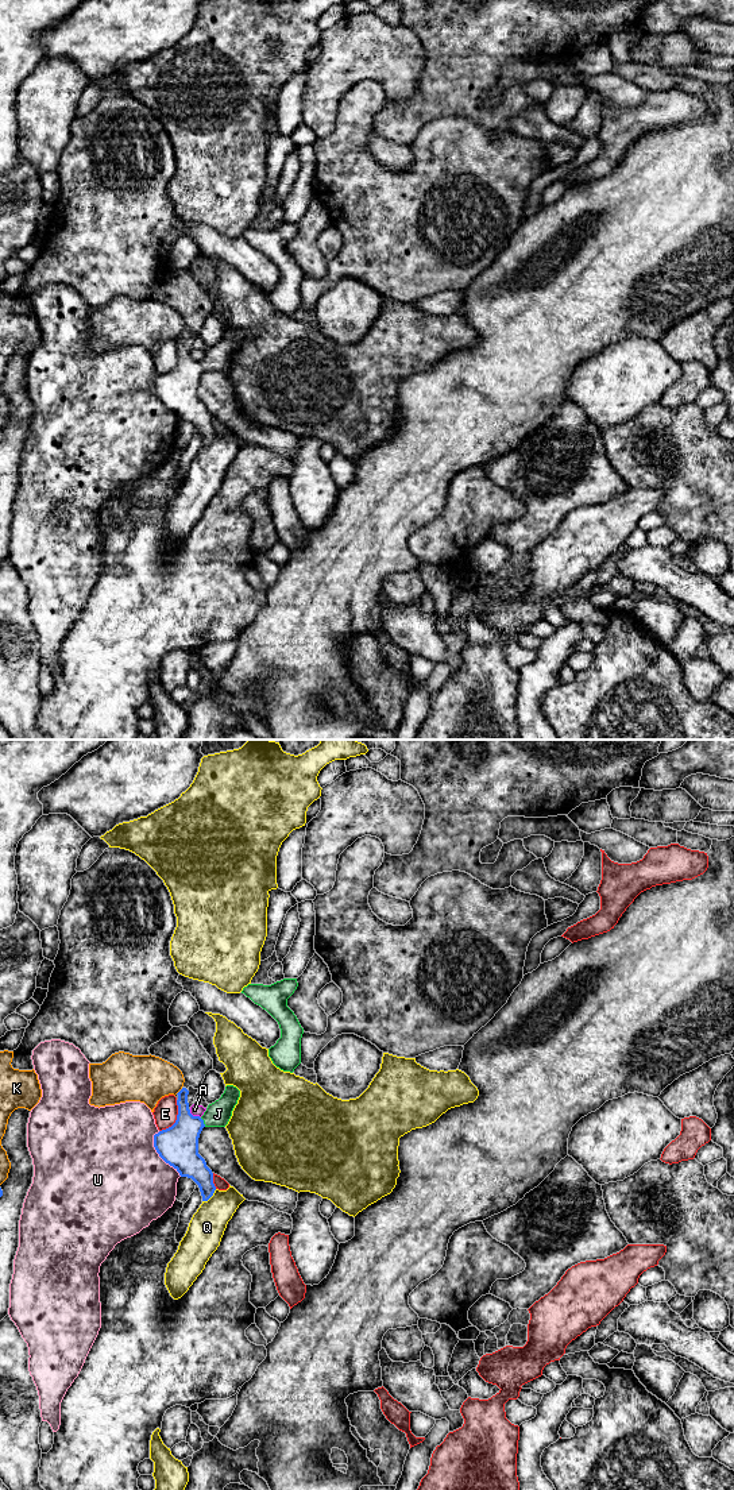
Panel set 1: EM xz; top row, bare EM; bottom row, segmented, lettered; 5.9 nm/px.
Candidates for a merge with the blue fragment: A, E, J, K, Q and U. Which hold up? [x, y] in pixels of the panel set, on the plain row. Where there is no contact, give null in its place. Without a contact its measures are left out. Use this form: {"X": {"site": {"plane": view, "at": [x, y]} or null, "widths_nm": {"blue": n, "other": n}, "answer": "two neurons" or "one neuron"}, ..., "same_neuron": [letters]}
{"A": {"site": {"plane": "xz", "at": [194, 361]}, "widths_nm": {"blue": 240, "other": 60}, "answer": "two neurons"}, "E": {"site": {"plane": "xz", "at": [177, 363]}, "widths_nm": {"blue": 240, "other": 140}, "answer": "two neurons"}, "J": {"site": {"plane": "xz", "at": [203, 366]}, "widths_nm": {"blue": 240, "other": 150}, "answer": "one neuron"}, "K": {"site": {"plane": "xz", "at": [180, 335]}, "widths_nm": {"blue": 170, "other": 280}, "answer": "two neurons"}, "Q": {"site": {"plane": "xz", "at": [209, 442]}, "widths_nm": {"blue": 160, "other": 220}, "answer": "two neurons"}, "U": {"site": {"plane": "xz", "at": [159, 400]}, "widths_nm": {"blue": 240, "other": 500}, "answer": "two neurons"}, "same_neuron": ["J"]}

